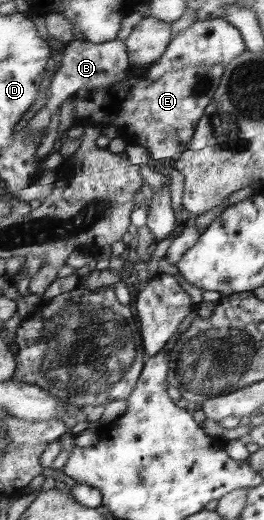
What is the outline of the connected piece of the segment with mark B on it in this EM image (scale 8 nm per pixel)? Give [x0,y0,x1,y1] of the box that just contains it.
[25,39,131,141]

